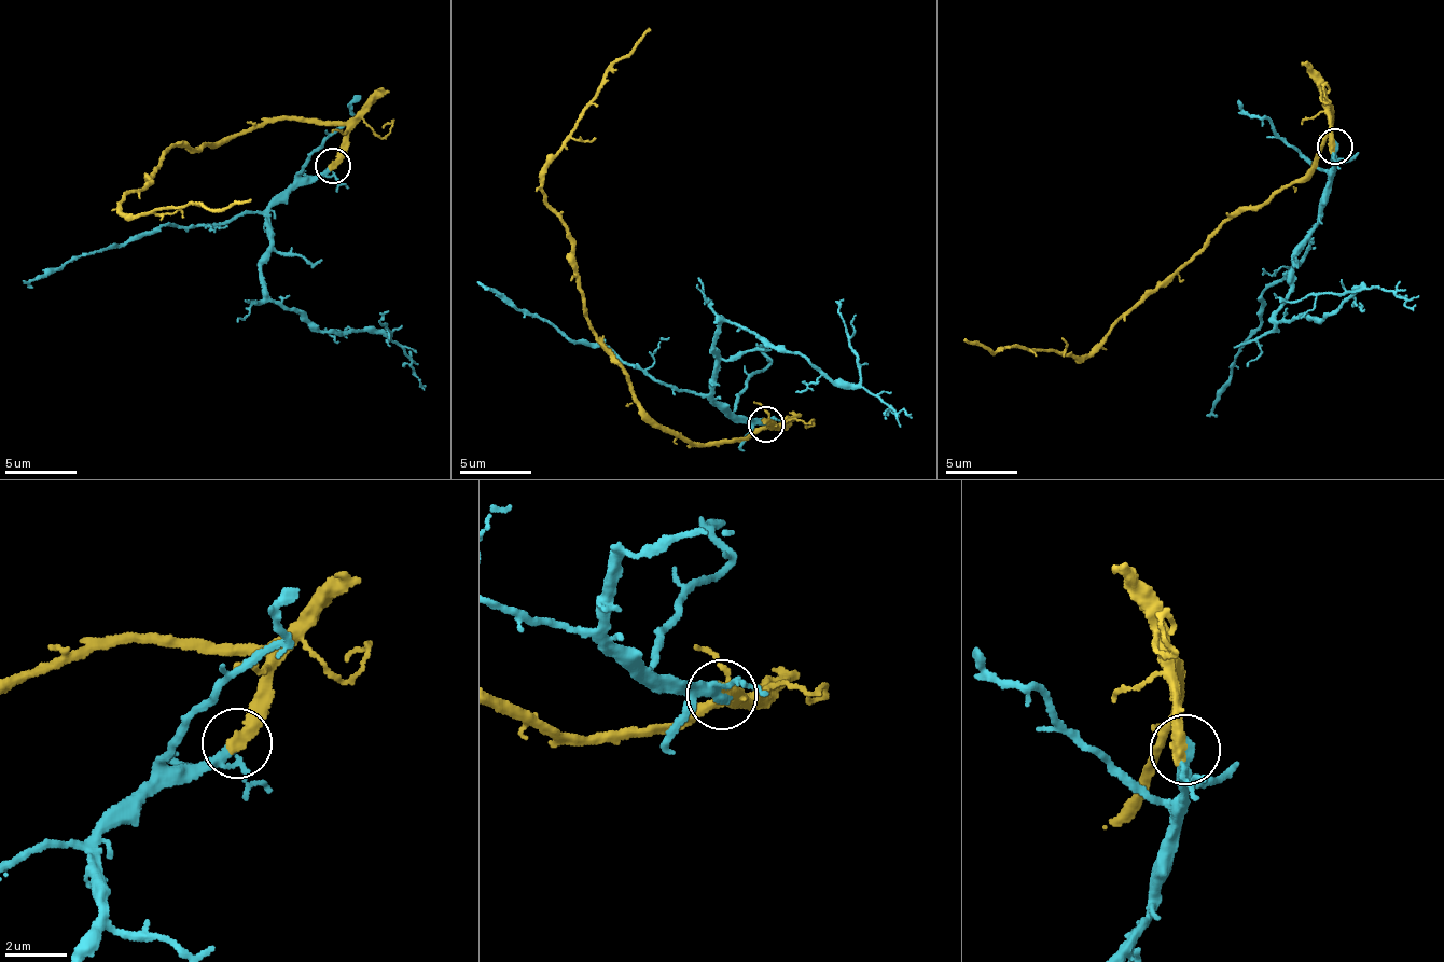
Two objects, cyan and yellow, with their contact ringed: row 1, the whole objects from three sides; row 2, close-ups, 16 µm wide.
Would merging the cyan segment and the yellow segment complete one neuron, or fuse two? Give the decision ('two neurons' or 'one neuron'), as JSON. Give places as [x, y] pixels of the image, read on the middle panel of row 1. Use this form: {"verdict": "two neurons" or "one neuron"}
{"verdict": "one neuron"}

